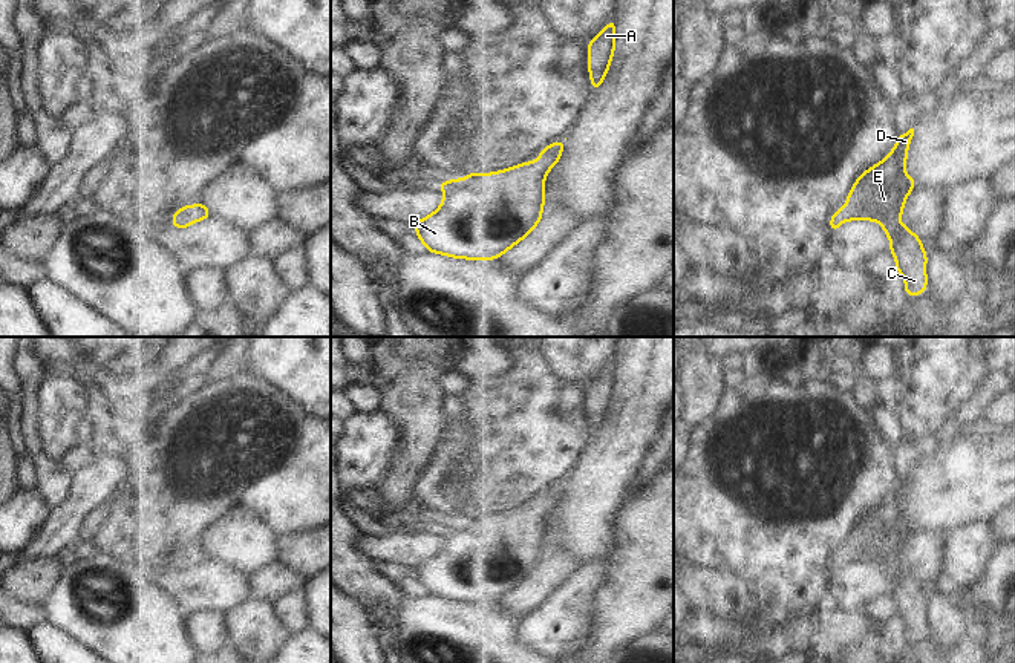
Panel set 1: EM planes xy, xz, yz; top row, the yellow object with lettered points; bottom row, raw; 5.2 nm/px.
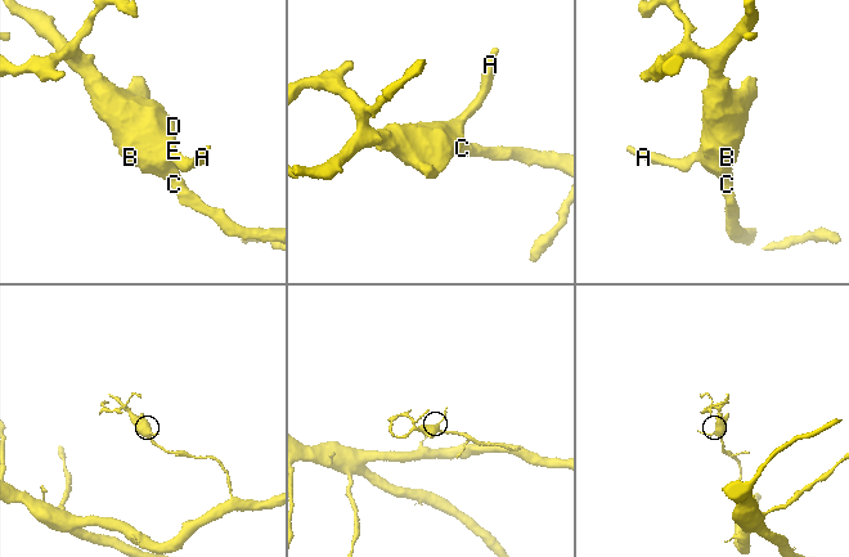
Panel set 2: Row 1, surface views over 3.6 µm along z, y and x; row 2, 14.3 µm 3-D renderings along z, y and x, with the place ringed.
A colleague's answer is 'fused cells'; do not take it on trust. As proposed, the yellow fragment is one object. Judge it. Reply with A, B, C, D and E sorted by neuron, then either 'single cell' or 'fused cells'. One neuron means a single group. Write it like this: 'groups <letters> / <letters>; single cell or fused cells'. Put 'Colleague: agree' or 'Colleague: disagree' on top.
Colleague: disagree
groups A B C D E; single cell

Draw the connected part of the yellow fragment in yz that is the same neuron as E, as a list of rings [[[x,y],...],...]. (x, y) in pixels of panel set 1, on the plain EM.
[[[914,472],[899,478],[891,496],[856,522],[847,548],[830,560],[830,574],[834,576],[845,563],[879,565],[889,580],[896,614],[905,622],[905,635],[915,640],[928,629],[928,599],[922,582],[900,567],[905,544],[915,530],[915,524],[905,516],[912,479]]]

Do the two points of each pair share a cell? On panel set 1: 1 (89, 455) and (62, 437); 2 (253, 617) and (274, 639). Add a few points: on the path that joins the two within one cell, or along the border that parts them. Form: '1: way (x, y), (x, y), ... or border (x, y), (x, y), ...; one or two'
1: border (74, 447), (57, 461); two
2: way (257, 622), (270, 634); one

